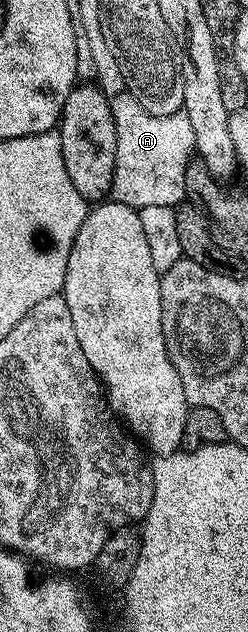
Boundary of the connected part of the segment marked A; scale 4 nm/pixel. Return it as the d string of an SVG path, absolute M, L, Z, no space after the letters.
M131 99L120 108L120 139L114 163L114 184L110 196L119 204L140 209L144 206L174 208L186 200L184 174L192 163L194 135L185 110L176 114L148 114L140 102Z

